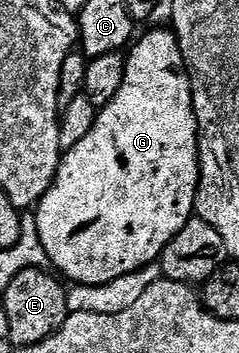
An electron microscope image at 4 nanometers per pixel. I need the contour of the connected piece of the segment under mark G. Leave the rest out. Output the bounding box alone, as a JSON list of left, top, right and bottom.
[34,29,200,286]

